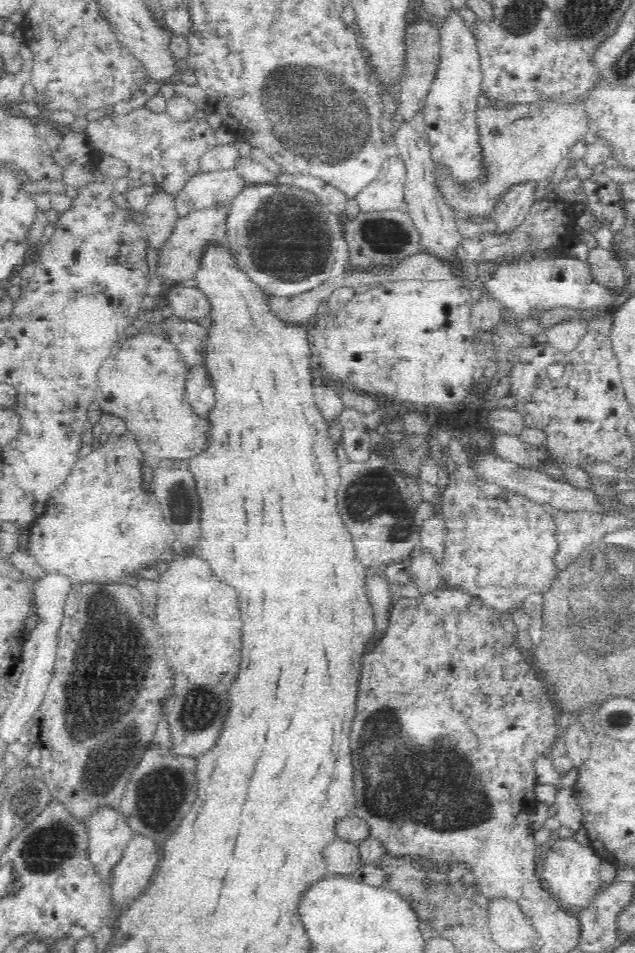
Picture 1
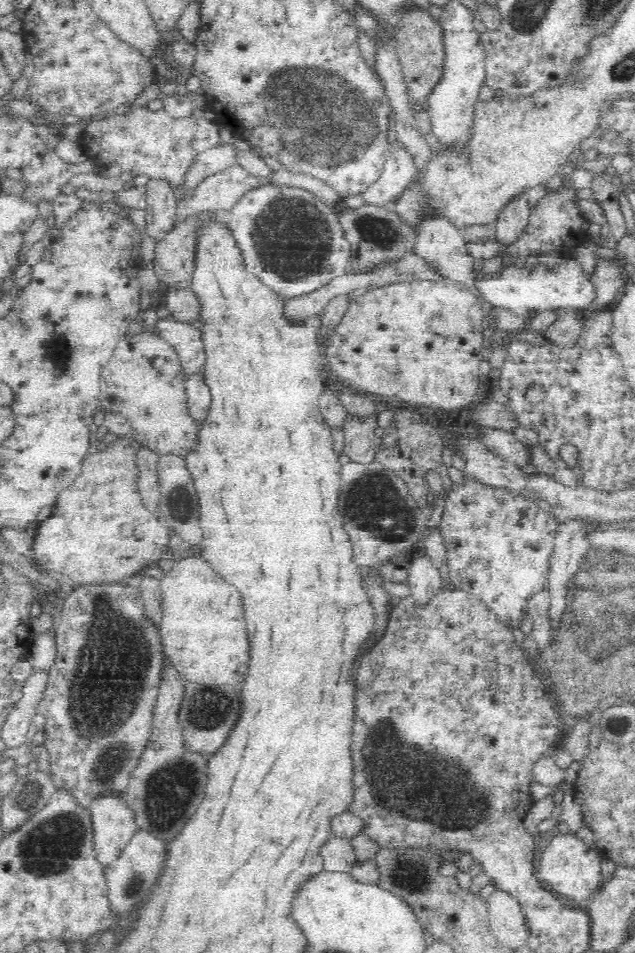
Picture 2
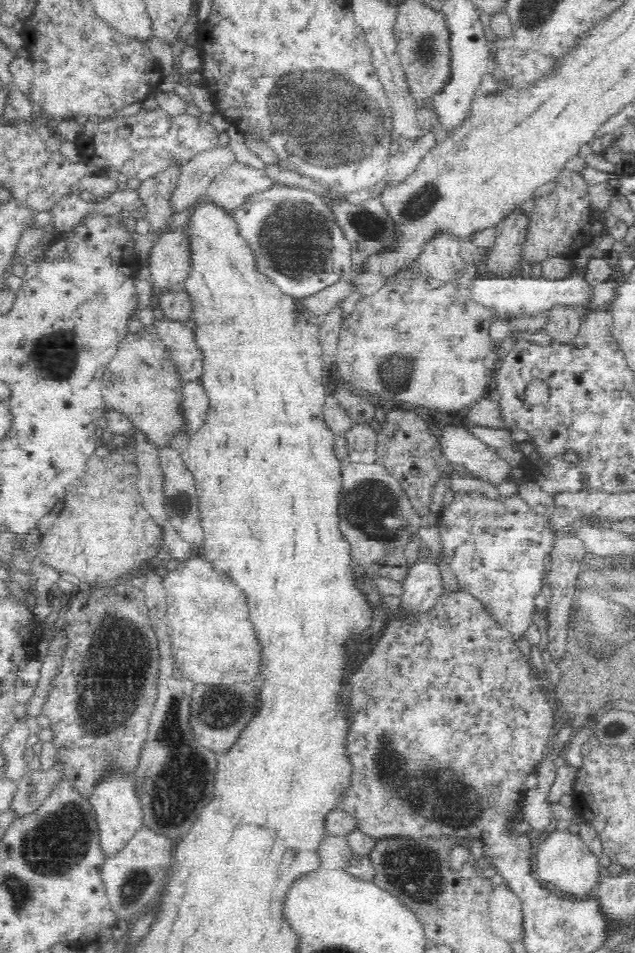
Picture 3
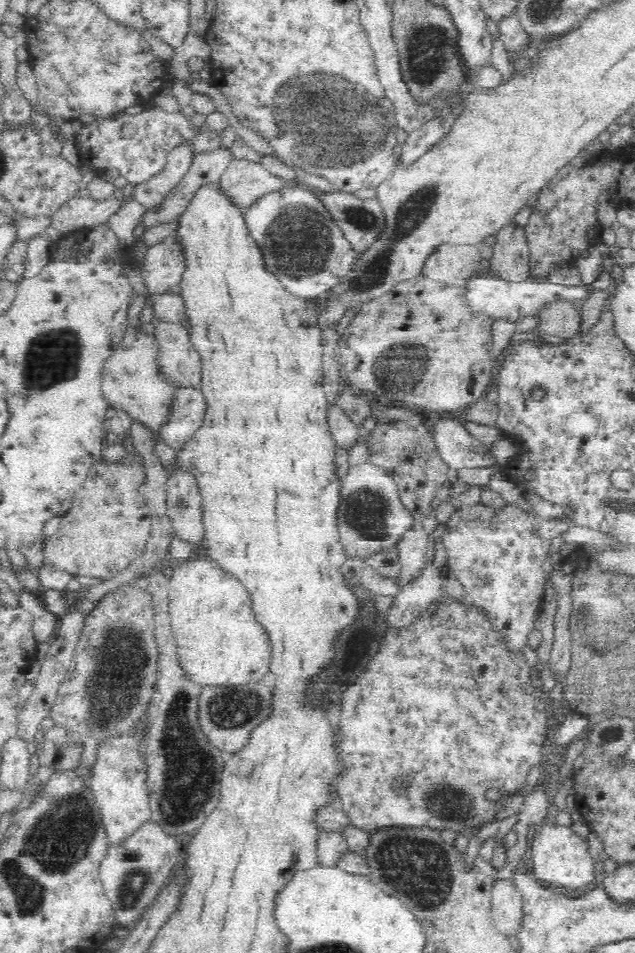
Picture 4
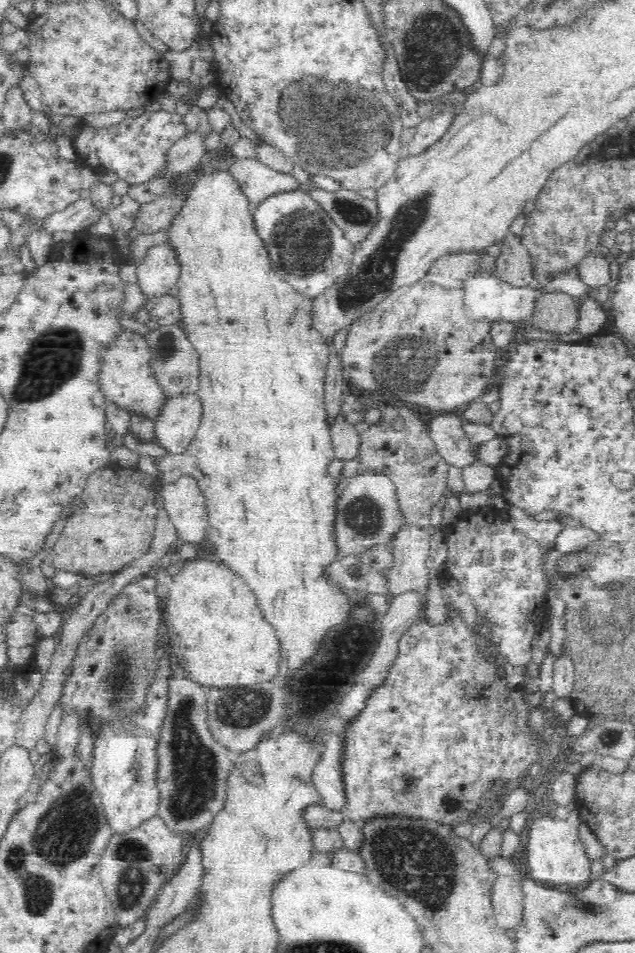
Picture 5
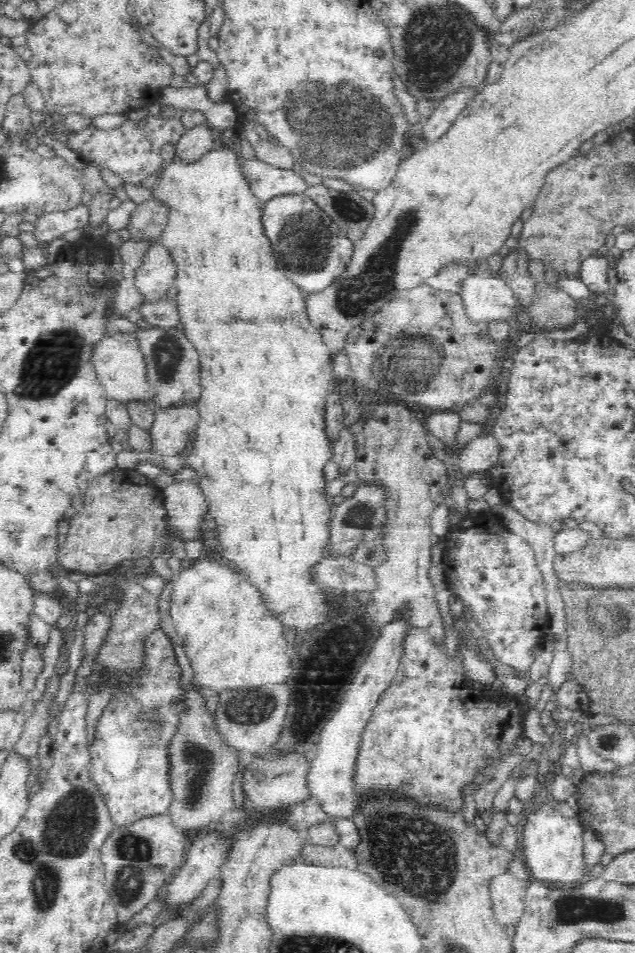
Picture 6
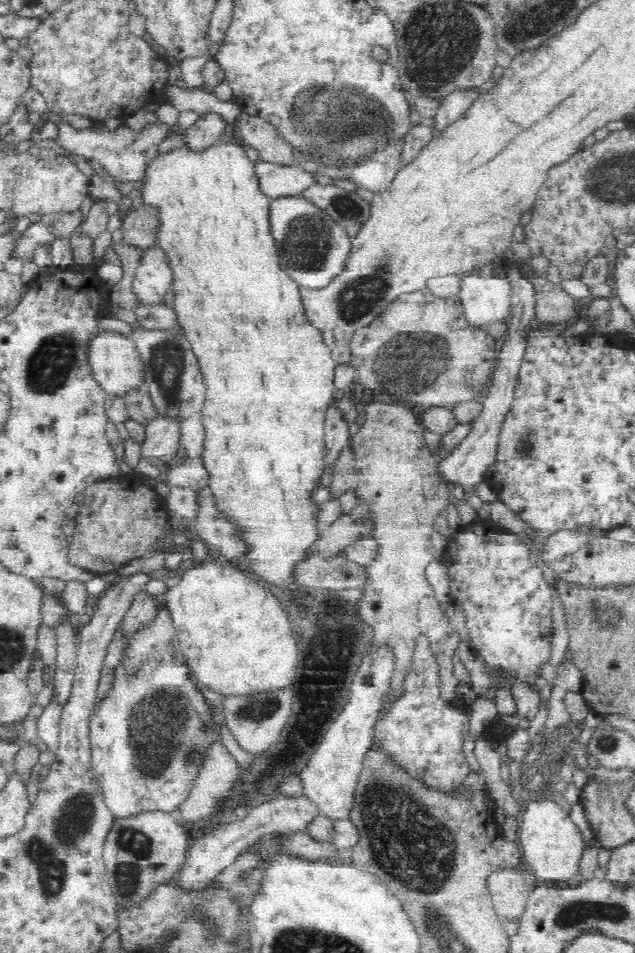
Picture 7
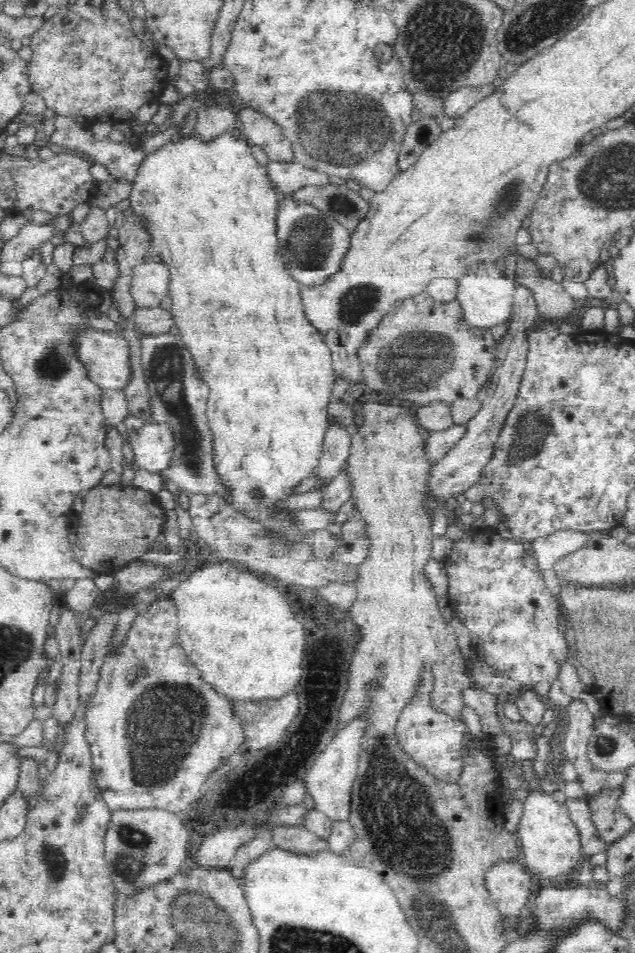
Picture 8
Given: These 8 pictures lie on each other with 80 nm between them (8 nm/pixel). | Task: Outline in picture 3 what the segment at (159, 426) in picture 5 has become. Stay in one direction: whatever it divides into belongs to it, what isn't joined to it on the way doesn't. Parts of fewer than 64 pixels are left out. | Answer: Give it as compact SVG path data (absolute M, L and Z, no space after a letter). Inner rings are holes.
M200 380L186 382L182 394L184 394L183 414L188 418L191 432L195 433L206 421L210 398L208 398L208 394L206 394Z

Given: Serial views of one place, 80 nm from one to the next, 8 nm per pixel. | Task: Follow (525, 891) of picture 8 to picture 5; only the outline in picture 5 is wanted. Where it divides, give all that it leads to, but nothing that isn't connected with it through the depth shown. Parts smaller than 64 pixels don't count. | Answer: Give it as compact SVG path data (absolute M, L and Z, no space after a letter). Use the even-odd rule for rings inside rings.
M510 875L497 876L491 888L491 904L496 925L506 932L517 930L524 914L520 879Z

